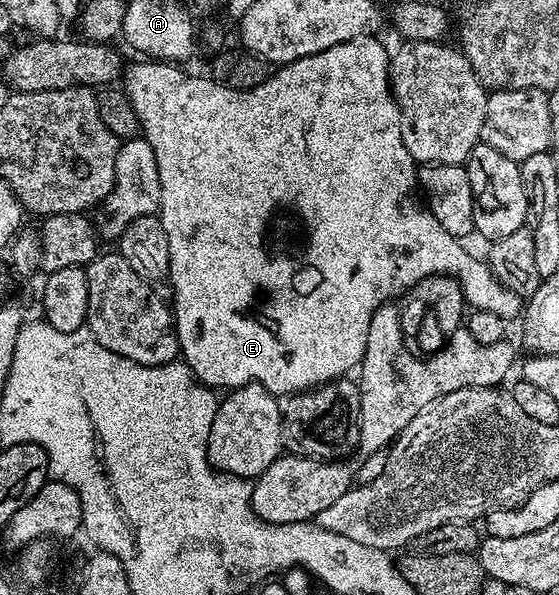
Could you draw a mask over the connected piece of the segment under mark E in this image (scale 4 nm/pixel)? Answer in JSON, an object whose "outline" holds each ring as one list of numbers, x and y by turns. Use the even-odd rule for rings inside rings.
{"outline":[[365,36,363,38,355,38,346,44,334,44,334,48,326,48,317,54,306,56,302,60,294,60,293,62,285,62,279,67,277,72,269,73,264,82,258,84,250,90,236,90,233,87,223,86,219,82,204,78,184,78,184,74,179,65,161,62,159,60,136,60,132,67,127,67,126,73,122,78,122,89,128,95,130,104,134,108,134,112,140,121,139,133,150,144,150,148,154,148,154,160,158,160,158,180,162,184,162,196,160,197,160,209,158,217,162,228,166,228,166,244,170,244,170,268,168,269,167,281,172,282,172,294,176,299,171,299,170,307,175,317,175,328,177,340,180,342,180,351,182,361,192,370,193,376,201,386,209,388,217,388,216,386,224,386,223,388,235,388,237,386,245,386,248,382,260,382,267,388,270,393,277,396,291,396,294,394,302,394,305,390,311,390,314,386,322,386,325,382,335,382,337,378,345,377,349,372,355,371,359,367,360,362,364,359,366,352,366,336,370,328,370,320,372,313,378,307,391,303,396,300,399,294,404,294,411,291,422,280,427,278,435,278,437,276,451,276,457,279,464,293,465,303,472,310,485,310,486,312,494,312,498,316,502,316,505,320,512,320,512,317,519,315,522,310,522,299,520,295,514,293,510,288,502,286,495,276,492,275,492,269,488,267,487,261,475,258,470,251,464,247,465,243,461,239,450,236,450,232,446,232,446,228,442,228,442,224,438,224,438,220,434,220,434,216,427,208,416,199,416,170,418,164,410,156,410,152,404,147,402,140,402,132,400,131,400,110,396,106,396,100,392,96,390,89,390,79,388,76,388,68,390,65,390,50,387,50,382,43,379,42,379,37]]}

